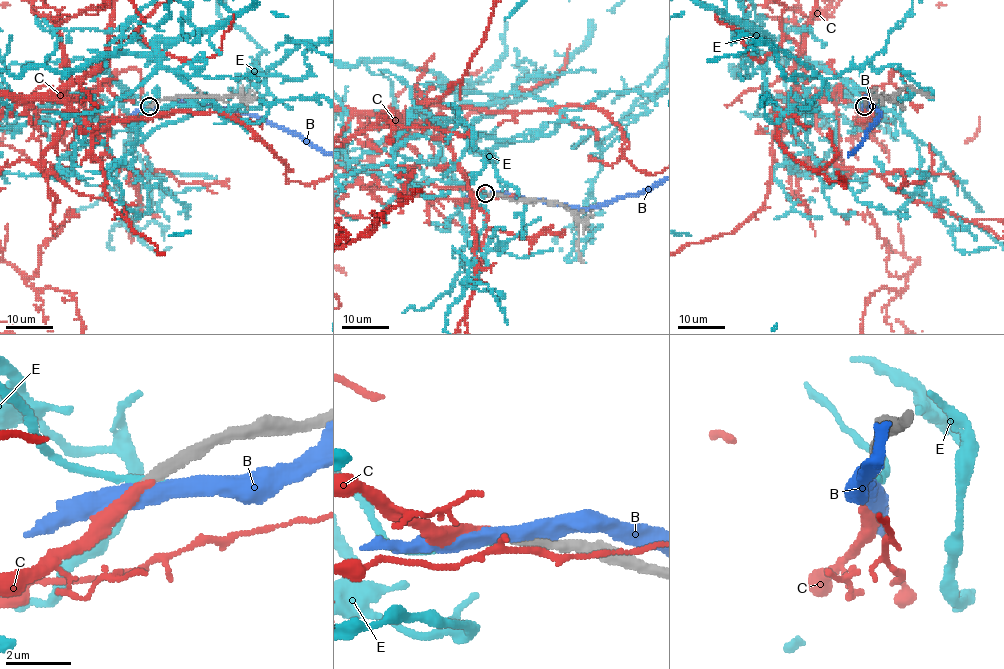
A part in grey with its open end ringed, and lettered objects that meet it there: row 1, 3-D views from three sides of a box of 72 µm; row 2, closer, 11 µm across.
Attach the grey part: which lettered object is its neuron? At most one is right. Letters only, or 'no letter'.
C

